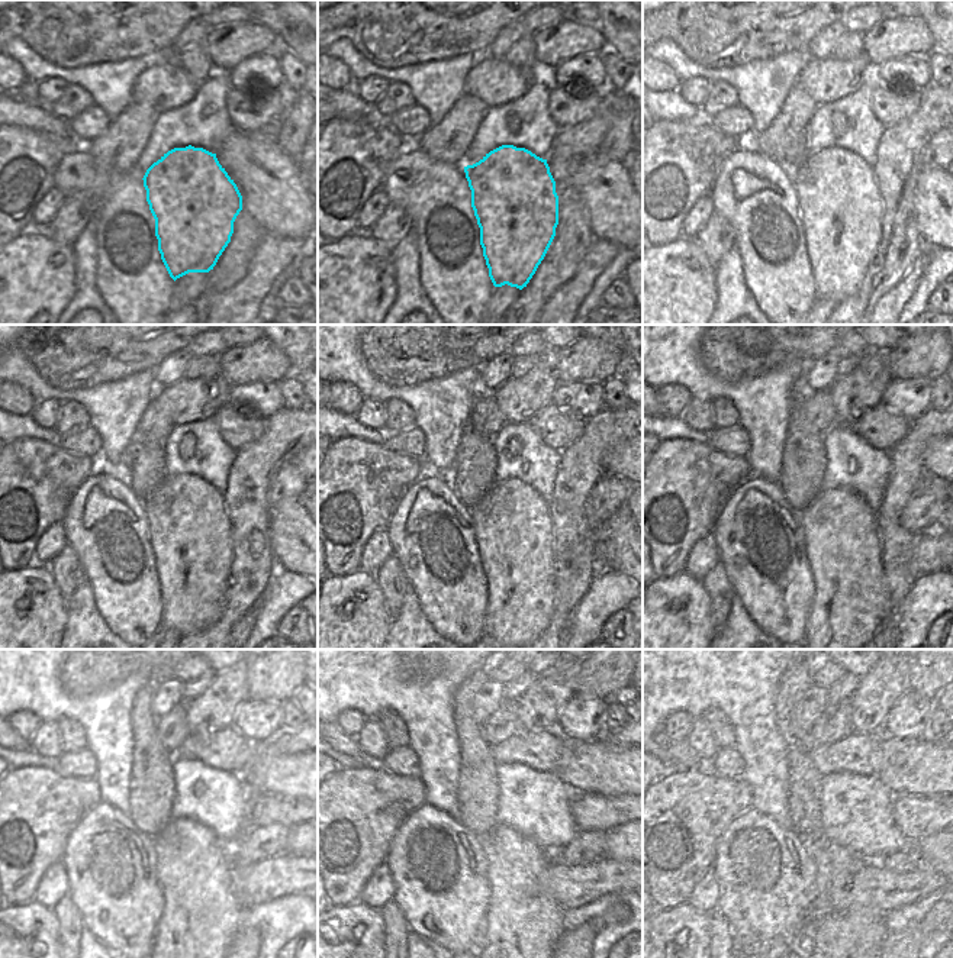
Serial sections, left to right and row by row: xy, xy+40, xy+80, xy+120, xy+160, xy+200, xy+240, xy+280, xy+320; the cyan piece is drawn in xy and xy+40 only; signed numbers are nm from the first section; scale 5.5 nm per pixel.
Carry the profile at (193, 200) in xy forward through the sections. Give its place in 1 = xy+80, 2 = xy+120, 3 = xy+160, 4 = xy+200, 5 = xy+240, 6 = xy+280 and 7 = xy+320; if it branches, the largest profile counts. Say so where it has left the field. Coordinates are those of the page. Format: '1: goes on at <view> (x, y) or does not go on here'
1: goes on at xy+80 (840, 207)
2: goes on at xy+120 (189, 531)
3: goes on at xy+160 (512, 528)
4: goes on at xy+200 (842, 544)
5: goes on at xy+240 (200, 918)
6: goes on at xy+280 (522, 923)
7: goes on at xy+320 (850, 944)

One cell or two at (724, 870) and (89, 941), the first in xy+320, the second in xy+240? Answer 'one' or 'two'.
two

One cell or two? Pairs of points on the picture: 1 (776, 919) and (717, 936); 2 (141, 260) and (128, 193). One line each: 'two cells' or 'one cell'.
1: two cells
2: one cell

